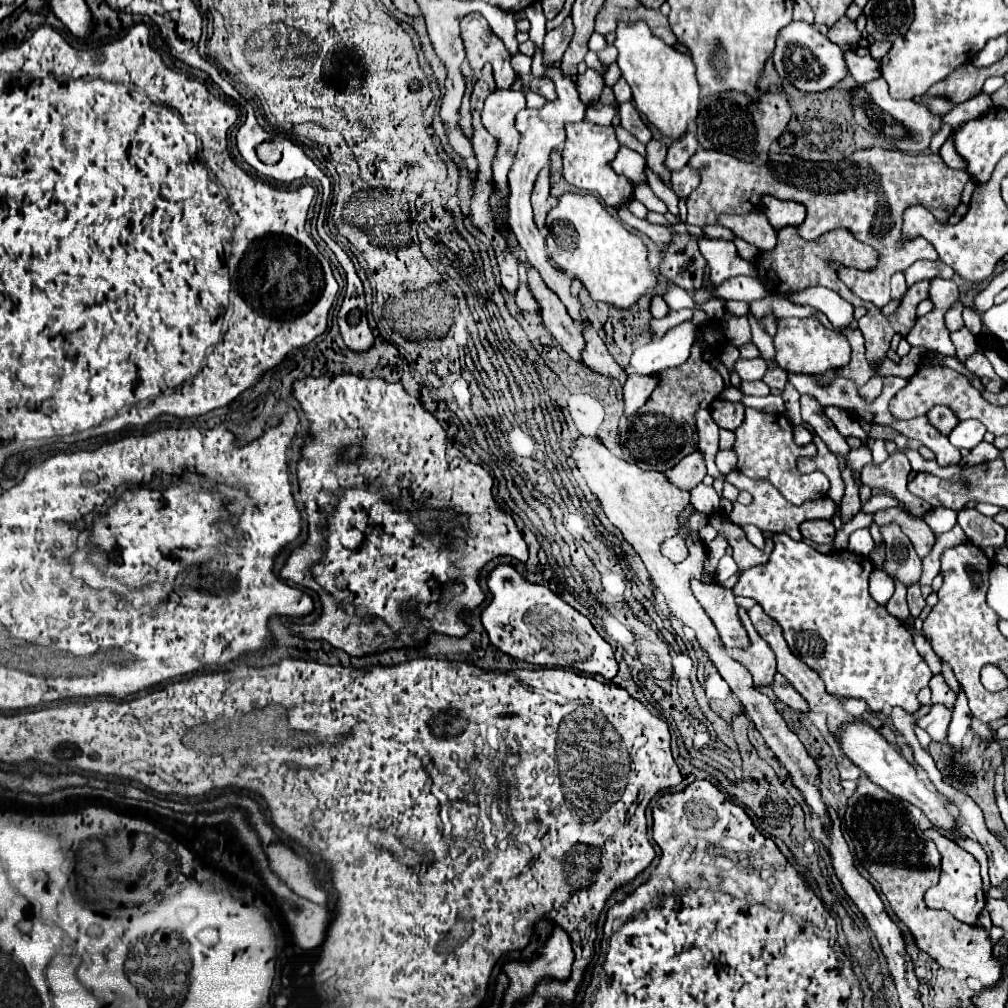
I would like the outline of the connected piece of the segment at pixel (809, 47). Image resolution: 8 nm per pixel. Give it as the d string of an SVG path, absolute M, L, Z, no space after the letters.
M792 21L778 33L772 57L780 79L792 83L796 89L804 93L830 91L836 83L840 83L848 75L844 51L838 45L834 45L828 37L824 37L816 27L804 21Z

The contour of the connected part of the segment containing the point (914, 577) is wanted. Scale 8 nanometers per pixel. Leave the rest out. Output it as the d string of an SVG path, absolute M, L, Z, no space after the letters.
M898 523L880 527L880 533L886 543L886 563L880 569L890 577L898 577L904 585L916 583L922 573L922 561L916 555L910 539L902 533Z

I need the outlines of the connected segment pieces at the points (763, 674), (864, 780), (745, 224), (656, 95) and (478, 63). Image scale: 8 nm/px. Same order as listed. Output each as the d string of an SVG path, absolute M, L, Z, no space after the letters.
M740 609L738 613L750 635L752 645L748 649L732 649L730 653L738 663L742 663L750 671L756 687L772 685L774 675L776 675L776 659L772 655L772 649L768 647L768 643L764 643L764 639L760 639L760 635L756 635L756 629L752 627L746 611Z
M860 775L856 791L848 799L844 821L848 835L852 835L856 857L880 883L890 907L898 919L910 927L918 947L934 957L940 967L966 973L968 977L980 979L986 987L994 987L1004 975L1004 963L992 955L994 945L990 943L988 931L960 923L948 915L948 911L928 909L924 903L924 893L936 885L940 877L940 853L932 839L924 839L922 831L916 829L904 803L888 795L882 787L876 787L866 775Z
M748 213L748 215L720 215L720 225L728 227L736 237L746 243L756 245L760 251L768 251L776 247L776 231L768 223L764 213Z
M620 21L616 27L614 47L618 49L616 63L634 93L636 109L644 113L646 119L666 137L682 137L698 117L700 107L700 85L696 81L696 67L692 57L672 45L666 45L660 37L654 37L644 21Z
M472 13L460 21L460 29L470 67L482 69L482 65L490 61L497 89L510 88L516 78L510 63L511 55L490 33L488 21L480 13Z

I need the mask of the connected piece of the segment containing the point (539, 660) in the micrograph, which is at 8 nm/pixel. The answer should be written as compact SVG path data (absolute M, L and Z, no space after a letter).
M500 565L488 577L492 603L482 613L482 625L492 645L502 653L542 667L578 669L588 675L614 679L618 661L614 649L598 635L588 617L564 603L556 593L542 585L530 585L514 567Z

